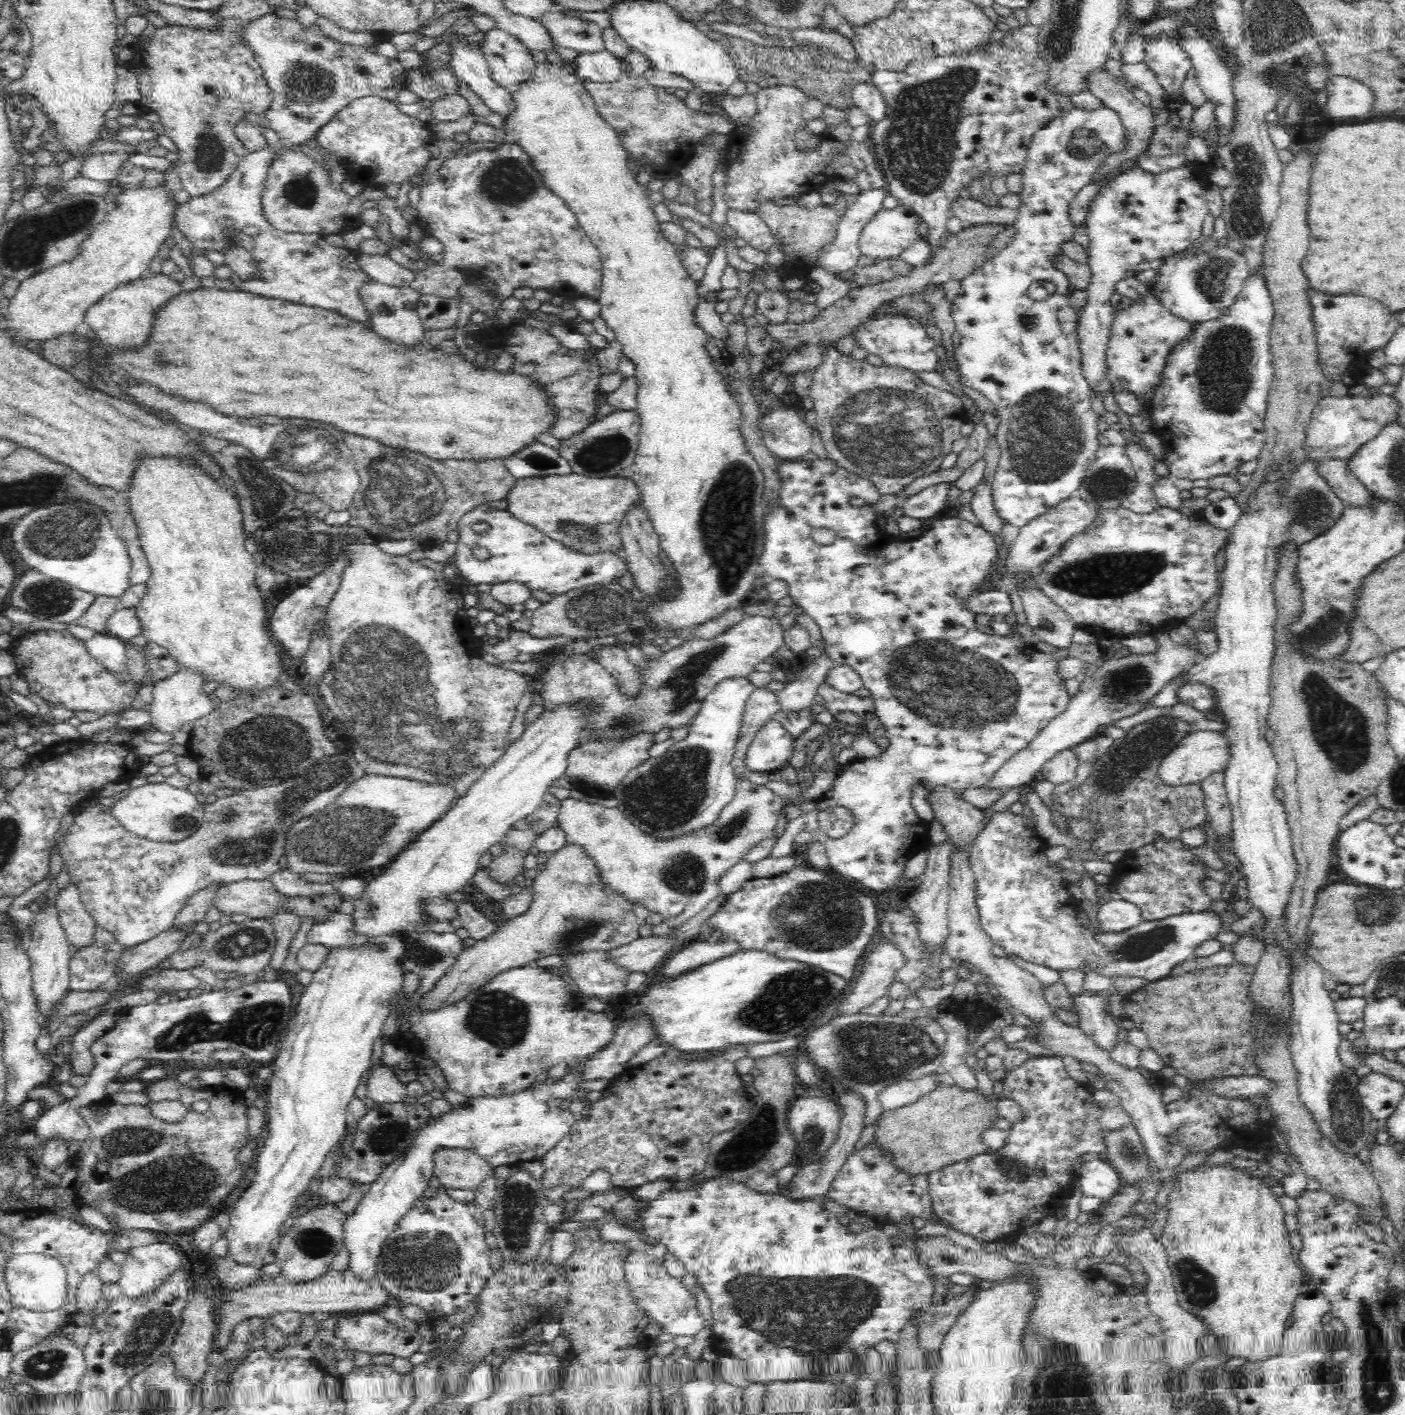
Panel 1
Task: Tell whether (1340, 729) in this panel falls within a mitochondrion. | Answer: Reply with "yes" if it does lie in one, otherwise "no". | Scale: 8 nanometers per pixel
yes

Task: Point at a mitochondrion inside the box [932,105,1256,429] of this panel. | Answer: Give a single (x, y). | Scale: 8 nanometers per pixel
(1224, 380)

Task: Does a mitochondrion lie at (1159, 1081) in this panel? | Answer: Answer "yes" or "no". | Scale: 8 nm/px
no

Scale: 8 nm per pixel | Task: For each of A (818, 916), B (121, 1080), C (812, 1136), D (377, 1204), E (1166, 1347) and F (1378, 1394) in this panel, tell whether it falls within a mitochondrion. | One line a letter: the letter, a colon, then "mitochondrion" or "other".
A: mitochondrion
B: other
C: mitochondrion
D: other
E: other
F: mitochondrion

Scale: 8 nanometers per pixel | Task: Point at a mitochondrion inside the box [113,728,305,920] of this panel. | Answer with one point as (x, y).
(181, 824)

